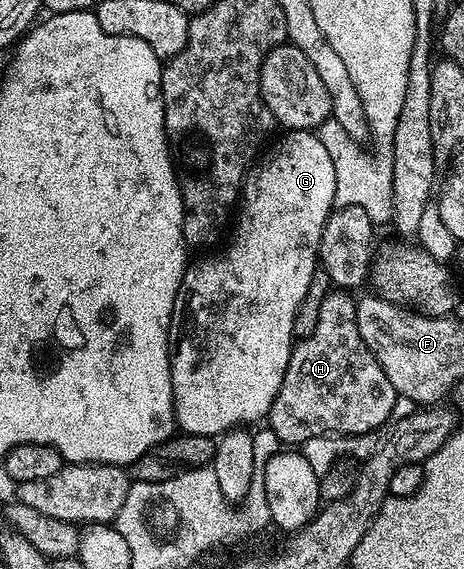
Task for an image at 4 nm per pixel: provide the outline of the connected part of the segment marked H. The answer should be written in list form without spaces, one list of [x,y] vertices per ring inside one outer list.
[[[330,290],[319,309],[319,326],[315,326],[315,334],[300,337],[293,345],[287,374],[283,374],[279,394],[275,394],[275,402],[267,413],[267,427],[278,435],[282,445],[302,446],[311,438],[330,434],[345,437],[373,434],[380,424],[390,423],[397,391],[391,382],[387,382],[387,374],[383,374],[372,350],[363,342],[355,322],[357,305],[354,297],[349,296],[352,295],[345,290]]]

